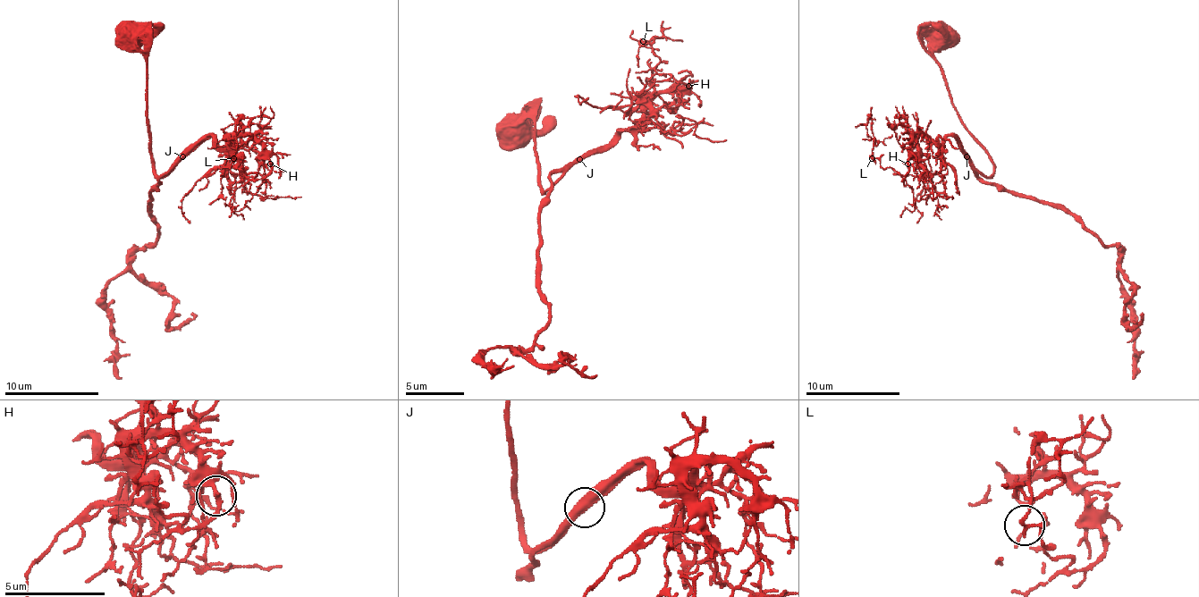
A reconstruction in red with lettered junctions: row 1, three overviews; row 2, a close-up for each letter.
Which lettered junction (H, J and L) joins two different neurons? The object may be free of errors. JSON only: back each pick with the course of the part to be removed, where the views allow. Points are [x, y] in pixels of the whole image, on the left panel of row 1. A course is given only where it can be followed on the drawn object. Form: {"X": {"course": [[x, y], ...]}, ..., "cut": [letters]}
{"cut": []}

